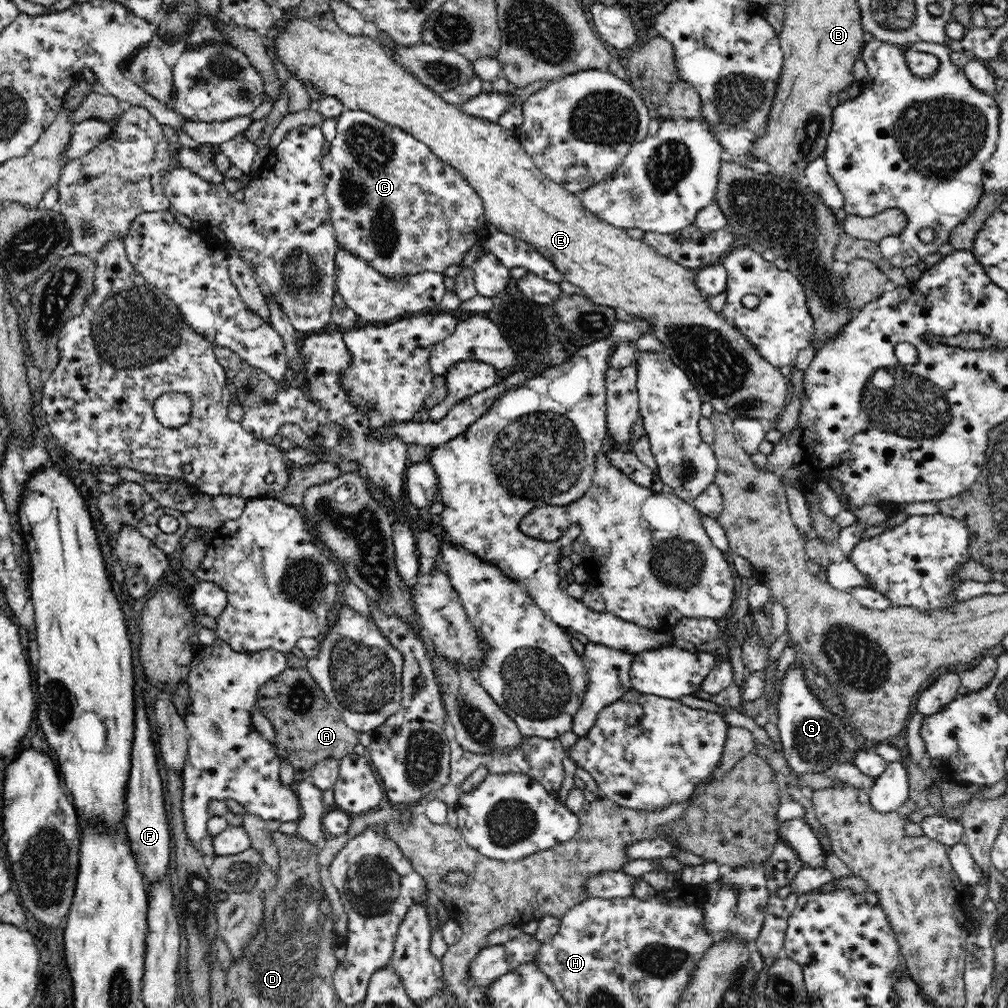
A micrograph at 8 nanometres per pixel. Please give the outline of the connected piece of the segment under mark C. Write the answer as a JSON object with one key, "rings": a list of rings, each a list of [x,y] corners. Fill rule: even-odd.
{"rings":[[[346,109],[337,116],[337,129],[334,140],[331,142],[328,154],[323,156],[321,165],[323,170],[323,183],[325,198],[328,203],[329,217],[333,223],[337,245],[344,246],[348,253],[364,259],[368,265],[388,277],[412,276],[422,272],[443,272],[450,266],[459,266],[467,253],[474,245],[483,244],[489,236],[490,225],[485,217],[483,199],[472,188],[472,185],[444,160],[440,160],[431,148],[416,140],[416,137],[404,132],[402,128],[386,124],[383,120],[372,116],[370,112],[360,109]]]}

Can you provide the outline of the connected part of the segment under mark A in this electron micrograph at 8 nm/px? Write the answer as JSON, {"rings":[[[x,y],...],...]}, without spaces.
{"rings":[[[304,666],[288,667],[284,672],[273,676],[258,689],[256,698],[259,712],[268,718],[276,732],[277,755],[288,758],[290,754],[290,760],[296,768],[296,781],[302,782],[310,778],[310,768],[315,766],[314,762],[321,762],[328,757],[344,758],[349,753],[354,753],[355,746],[359,744],[360,734],[346,726],[341,715],[329,704],[324,691]]]}

